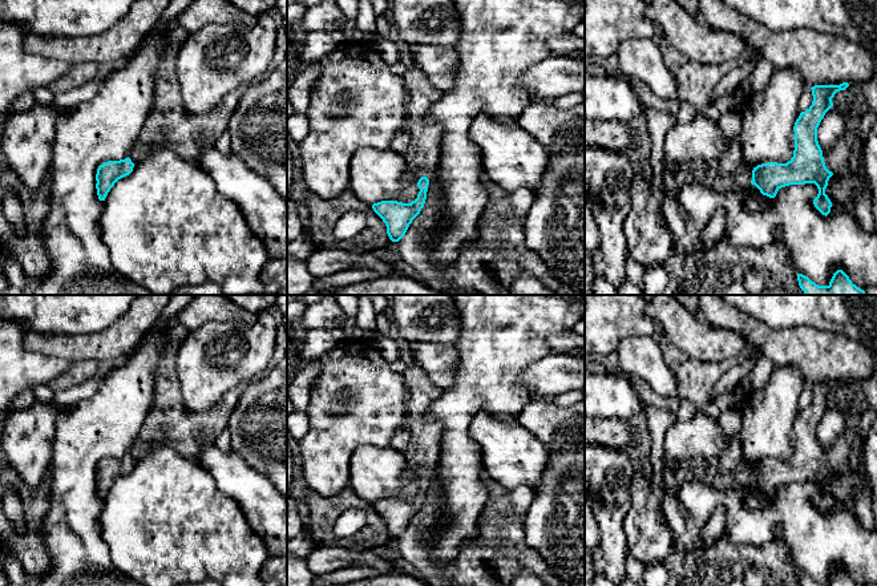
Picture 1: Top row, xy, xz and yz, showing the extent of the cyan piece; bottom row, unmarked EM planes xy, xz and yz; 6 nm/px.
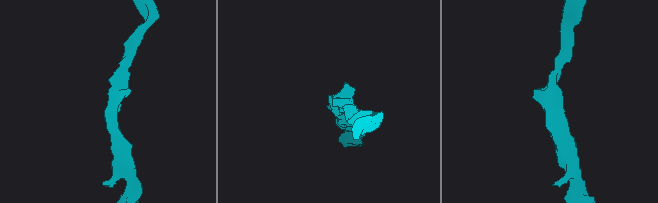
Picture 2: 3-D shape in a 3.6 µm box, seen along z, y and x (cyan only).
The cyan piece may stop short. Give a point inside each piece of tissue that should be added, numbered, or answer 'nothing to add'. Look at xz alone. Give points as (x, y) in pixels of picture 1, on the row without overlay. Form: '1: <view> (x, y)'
1: xz (423, 453)

